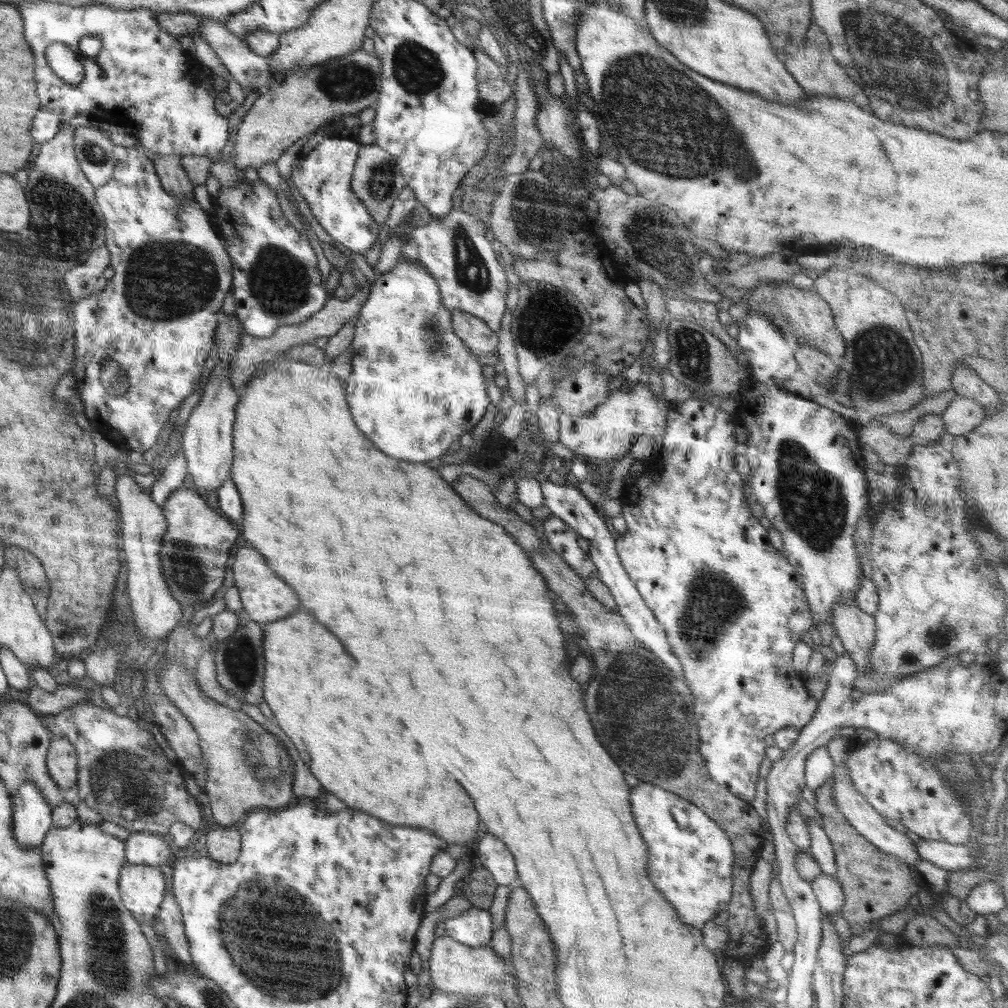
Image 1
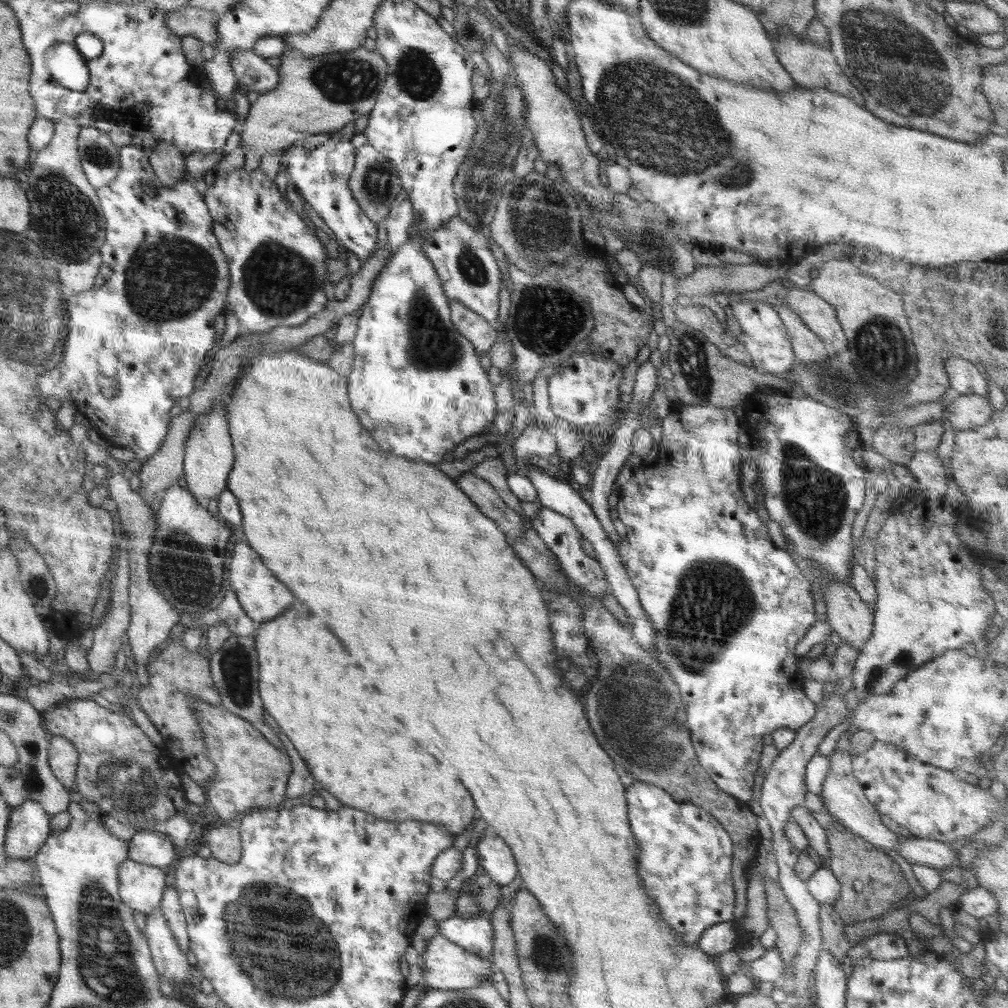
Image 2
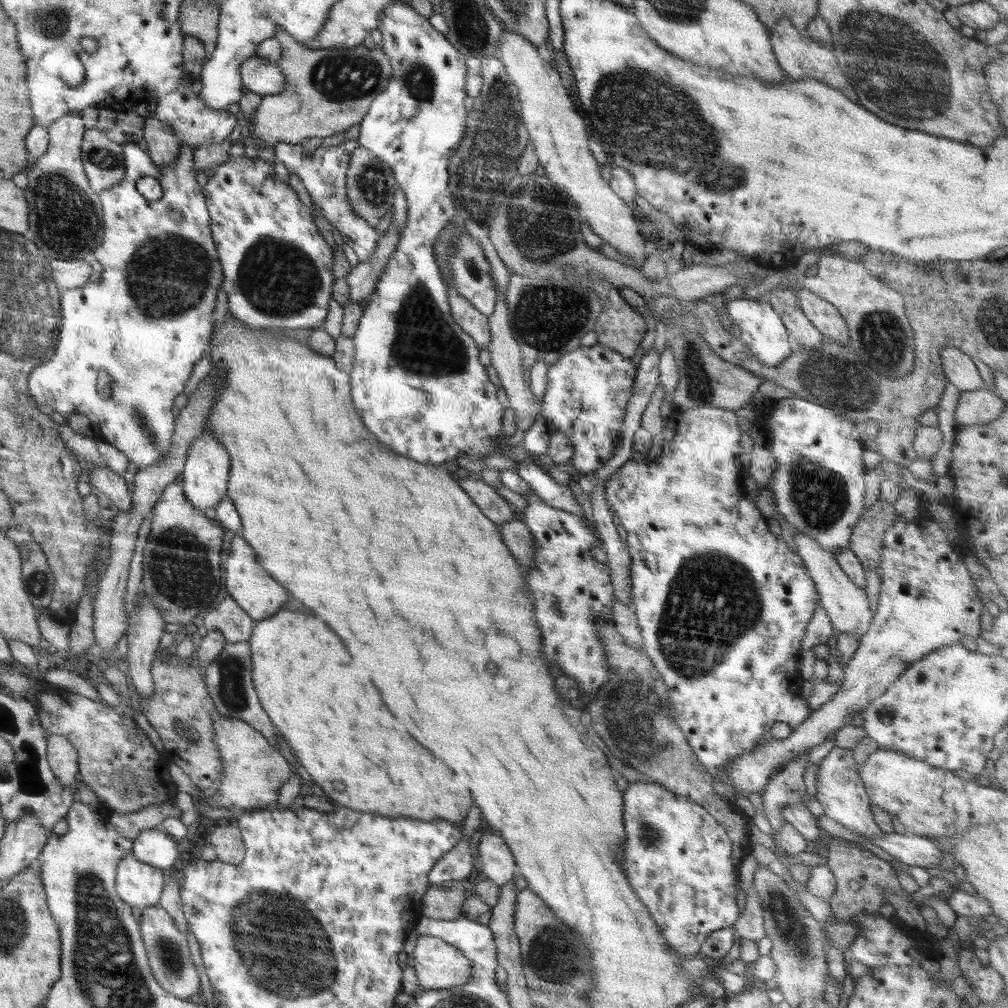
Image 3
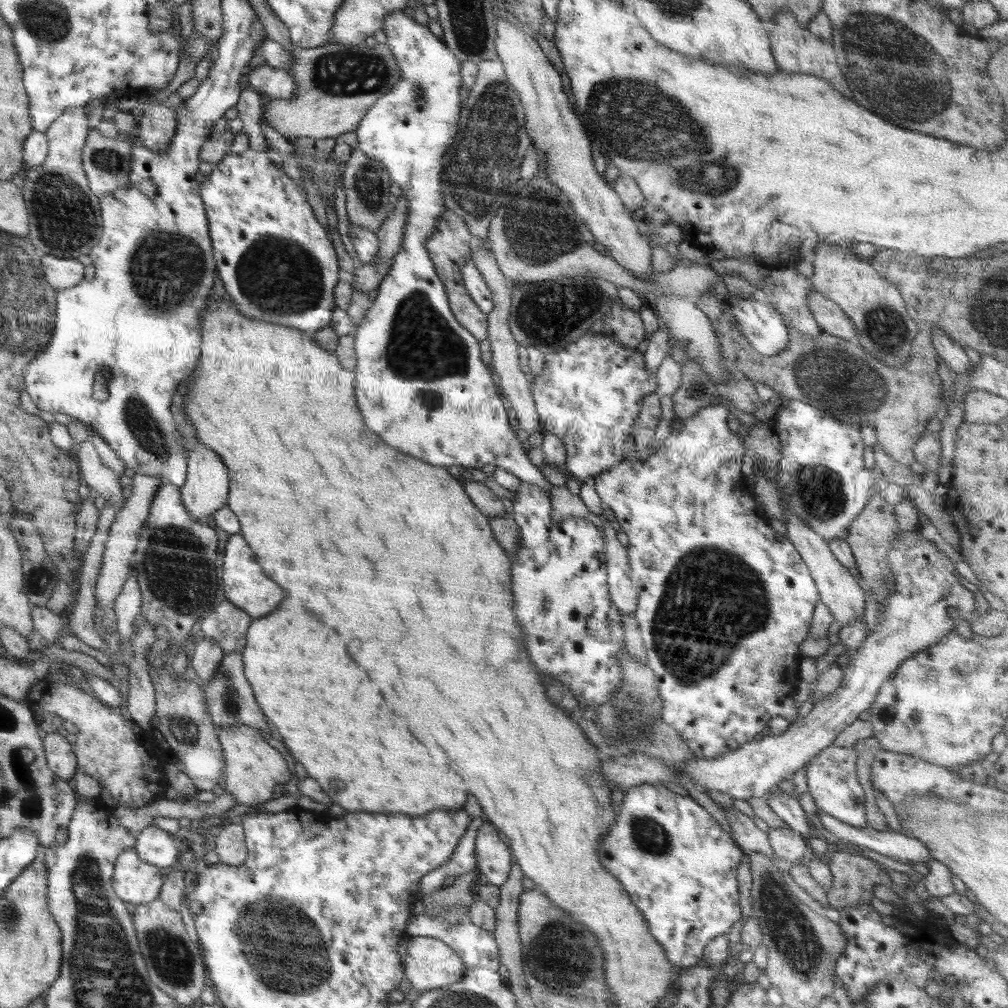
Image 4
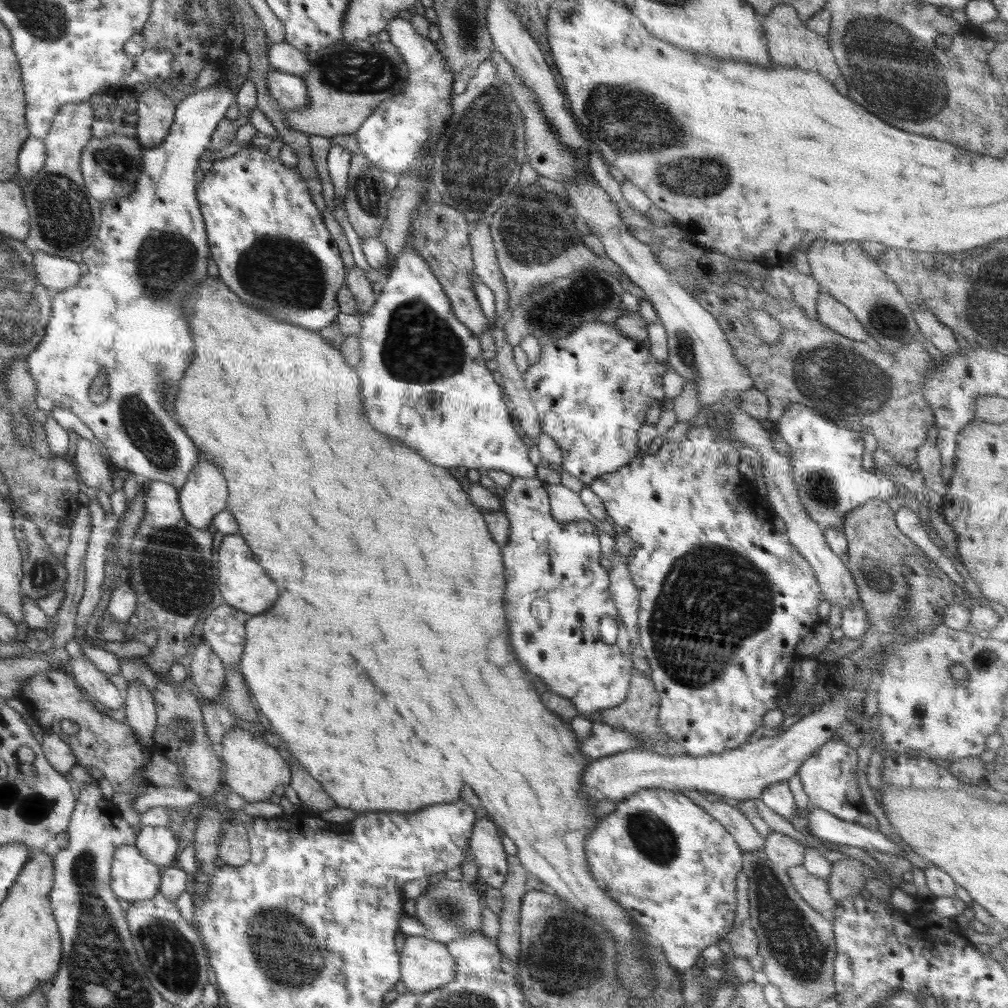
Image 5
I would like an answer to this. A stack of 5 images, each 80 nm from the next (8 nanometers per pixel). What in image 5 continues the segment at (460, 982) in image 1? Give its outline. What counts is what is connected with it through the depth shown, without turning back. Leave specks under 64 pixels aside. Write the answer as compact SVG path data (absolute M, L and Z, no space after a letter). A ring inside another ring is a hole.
M407 935L399 963L399 983L417 996L444 986L455 977L454 957L447 946L425 936Z

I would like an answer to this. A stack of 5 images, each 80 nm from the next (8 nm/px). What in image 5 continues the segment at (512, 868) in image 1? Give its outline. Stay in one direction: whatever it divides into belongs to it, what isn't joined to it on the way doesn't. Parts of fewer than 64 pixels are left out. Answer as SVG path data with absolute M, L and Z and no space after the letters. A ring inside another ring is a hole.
M488 817L476 819L469 848L478 865L478 874L489 887L500 888L508 872L507 854L502 846L502 833Z

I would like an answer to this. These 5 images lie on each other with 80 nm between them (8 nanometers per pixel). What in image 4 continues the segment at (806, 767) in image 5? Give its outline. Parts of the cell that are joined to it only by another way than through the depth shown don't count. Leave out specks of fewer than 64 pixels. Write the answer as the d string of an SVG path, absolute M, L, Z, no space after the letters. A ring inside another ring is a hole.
M833 744L827 746L808 762L806 784L818 810L844 822L846 825L868 828L864 789L862 789L858 775L856 775L856 758L858 755L858 748L839 747Z

